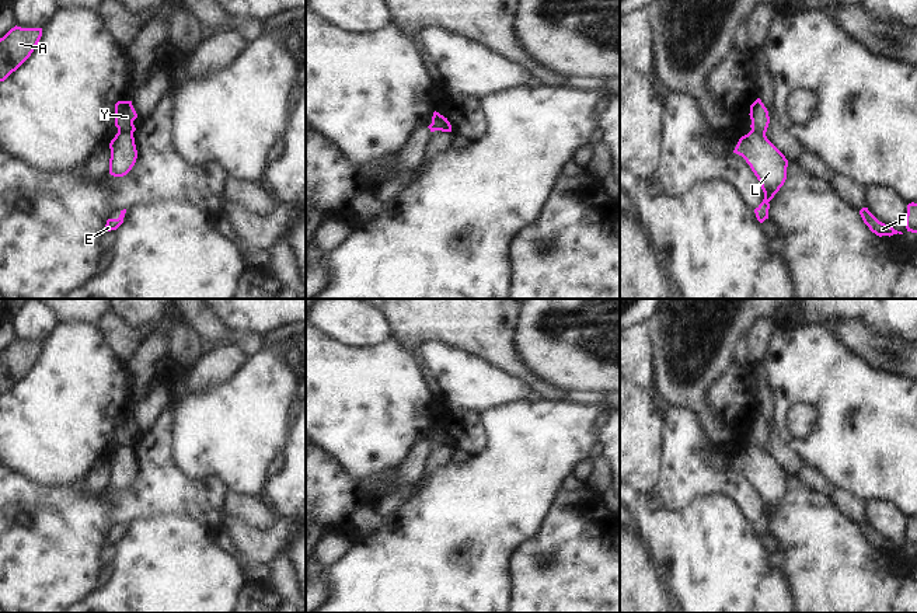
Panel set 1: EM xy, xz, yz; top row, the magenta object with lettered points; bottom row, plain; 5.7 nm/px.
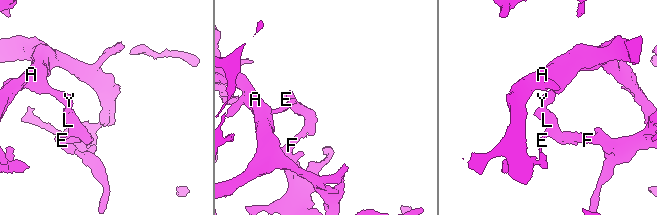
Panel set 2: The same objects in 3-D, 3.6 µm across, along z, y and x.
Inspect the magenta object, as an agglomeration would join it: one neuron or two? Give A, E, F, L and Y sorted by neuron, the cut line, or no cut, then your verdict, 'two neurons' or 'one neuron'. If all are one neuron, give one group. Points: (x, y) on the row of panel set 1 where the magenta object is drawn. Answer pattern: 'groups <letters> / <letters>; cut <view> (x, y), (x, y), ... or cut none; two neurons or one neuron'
groups A F Y / E L; cut xy (118, 131), (132, 133); two neurons

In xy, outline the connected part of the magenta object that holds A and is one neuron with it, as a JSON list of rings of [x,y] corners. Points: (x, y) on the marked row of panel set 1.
[[[11,28],[0,38],[0,81],[15,72],[34,52],[42,36],[42,28]]]

